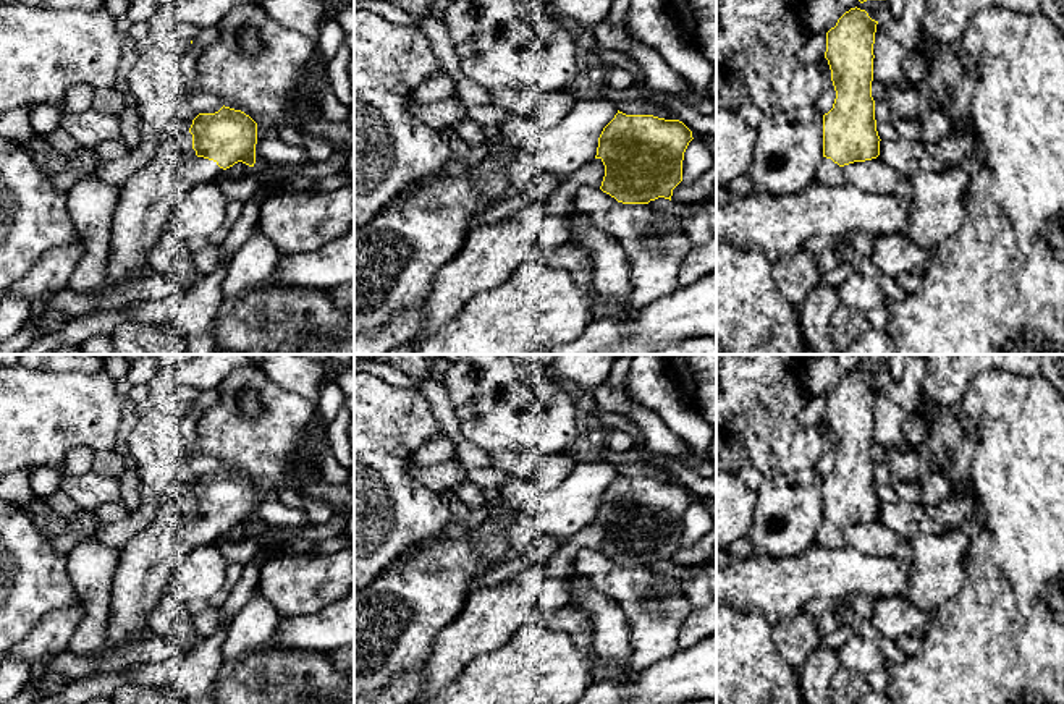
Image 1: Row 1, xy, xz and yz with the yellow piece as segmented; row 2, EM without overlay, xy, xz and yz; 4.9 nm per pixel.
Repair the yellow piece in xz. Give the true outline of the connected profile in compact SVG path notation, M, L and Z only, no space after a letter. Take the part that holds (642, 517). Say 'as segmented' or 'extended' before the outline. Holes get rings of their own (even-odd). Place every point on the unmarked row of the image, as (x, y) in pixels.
as segmented; M618 473L598 500L595 521L605 528L600 552L623 566L671 563L692 502L692 494L679 482Z

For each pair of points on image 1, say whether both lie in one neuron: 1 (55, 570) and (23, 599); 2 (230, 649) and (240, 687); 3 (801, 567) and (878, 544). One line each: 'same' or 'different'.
1: same
2: different
3: different

